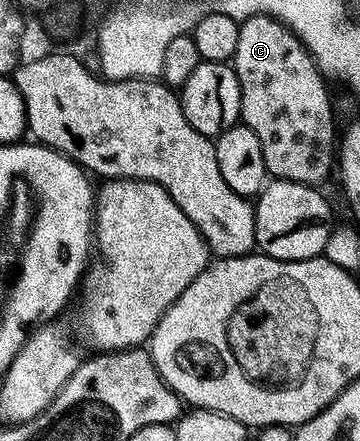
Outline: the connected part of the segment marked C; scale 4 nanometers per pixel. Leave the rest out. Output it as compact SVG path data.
M252 16L240 25L238 50L234 50L230 63L238 74L242 90L240 120L250 130L254 130L254 134L258 134L258 142L262 142L265 173L278 180L323 185L323 180L334 172L334 161L338 156L338 128L336 132L332 100L328 97L329 85L316 69L316 63L304 44L285 24L274 17Z

